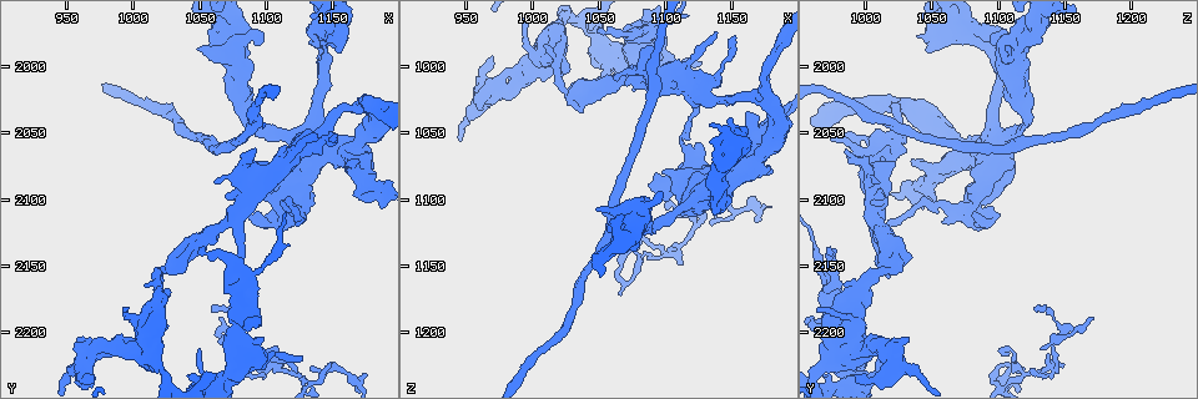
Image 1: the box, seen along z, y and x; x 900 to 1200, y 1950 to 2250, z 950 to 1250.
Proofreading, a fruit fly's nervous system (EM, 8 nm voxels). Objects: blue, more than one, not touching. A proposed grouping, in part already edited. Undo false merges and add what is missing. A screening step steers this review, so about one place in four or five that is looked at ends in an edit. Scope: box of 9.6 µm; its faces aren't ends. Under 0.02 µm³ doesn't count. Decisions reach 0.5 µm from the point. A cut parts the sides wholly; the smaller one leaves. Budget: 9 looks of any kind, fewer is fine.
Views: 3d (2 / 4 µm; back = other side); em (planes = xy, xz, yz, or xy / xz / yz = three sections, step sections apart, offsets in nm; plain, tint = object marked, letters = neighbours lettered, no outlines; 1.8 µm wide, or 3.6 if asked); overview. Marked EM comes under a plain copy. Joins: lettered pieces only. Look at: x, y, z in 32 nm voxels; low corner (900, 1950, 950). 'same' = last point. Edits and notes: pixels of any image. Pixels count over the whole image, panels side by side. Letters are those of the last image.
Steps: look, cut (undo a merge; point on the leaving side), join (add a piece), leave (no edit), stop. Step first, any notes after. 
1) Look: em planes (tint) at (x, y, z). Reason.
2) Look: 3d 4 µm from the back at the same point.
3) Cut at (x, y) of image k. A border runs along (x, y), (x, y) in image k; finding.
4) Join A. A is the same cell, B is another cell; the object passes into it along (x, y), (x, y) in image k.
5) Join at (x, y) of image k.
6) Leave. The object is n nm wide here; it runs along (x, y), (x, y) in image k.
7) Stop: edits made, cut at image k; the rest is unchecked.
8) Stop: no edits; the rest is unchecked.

Look: em planes (letters) at (1146, 1976, 1040). Thick end.

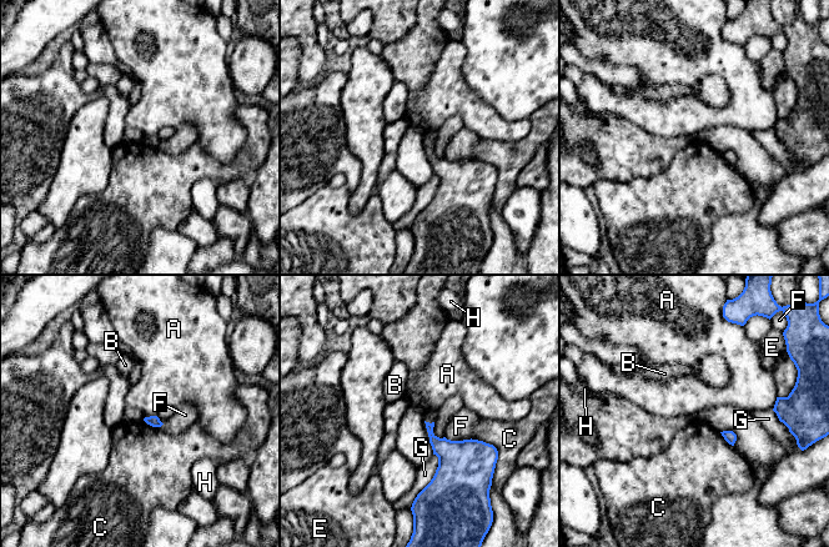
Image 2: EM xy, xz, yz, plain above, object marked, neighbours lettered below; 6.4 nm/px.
Leave. A, B, C, E, F, G and H are other cells; a border runs along (777, 396), (772, 409) in image 2; none of them fits.

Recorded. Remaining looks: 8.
Look: 3d 4 µm at (1166, 2032, 1024). Thick turns thin.

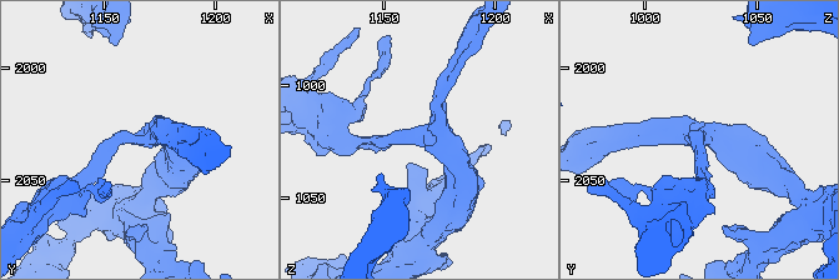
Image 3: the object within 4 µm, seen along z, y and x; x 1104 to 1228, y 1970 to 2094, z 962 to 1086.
Look: em 3.6 µm planes (letters) at (1167, 2031, 1025). 3 arms meet here; the arms are 190, 190, 400 nm wide; shape alone is not enough.

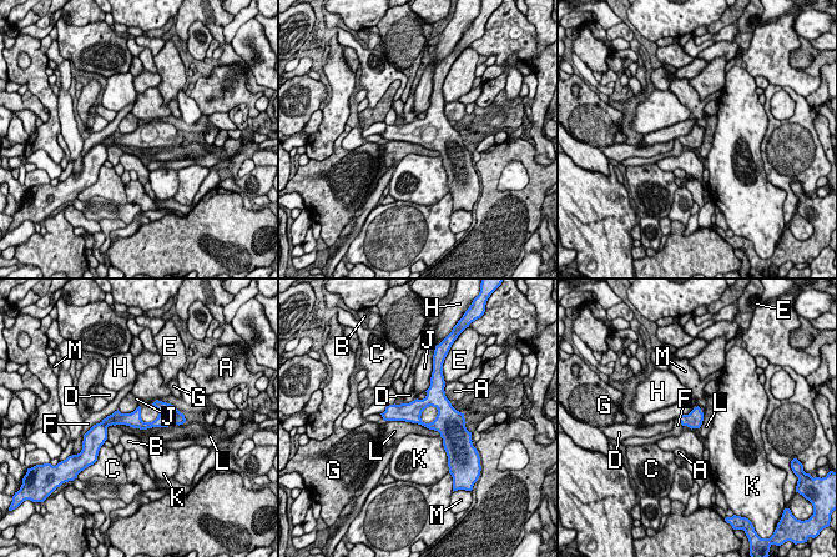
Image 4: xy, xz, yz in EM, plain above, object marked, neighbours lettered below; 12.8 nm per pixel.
Leave. A, B, C, D, E, F, G, H, J, K, L and M are other cells; continuous, no second neuron.

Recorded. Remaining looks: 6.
Look: em yz step 8 (tint) at (1128, 2222, 998). Thin end.

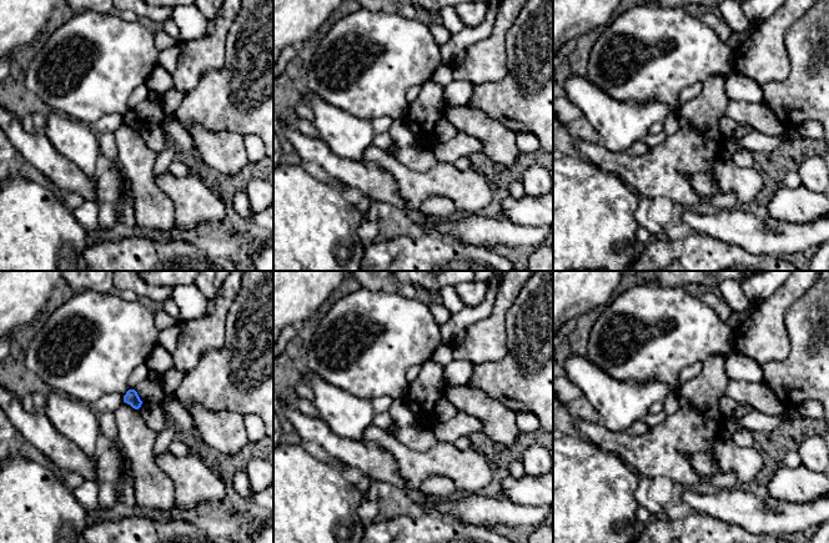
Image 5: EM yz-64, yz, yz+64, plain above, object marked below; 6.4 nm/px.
Look: em planes (letters) at the same point.

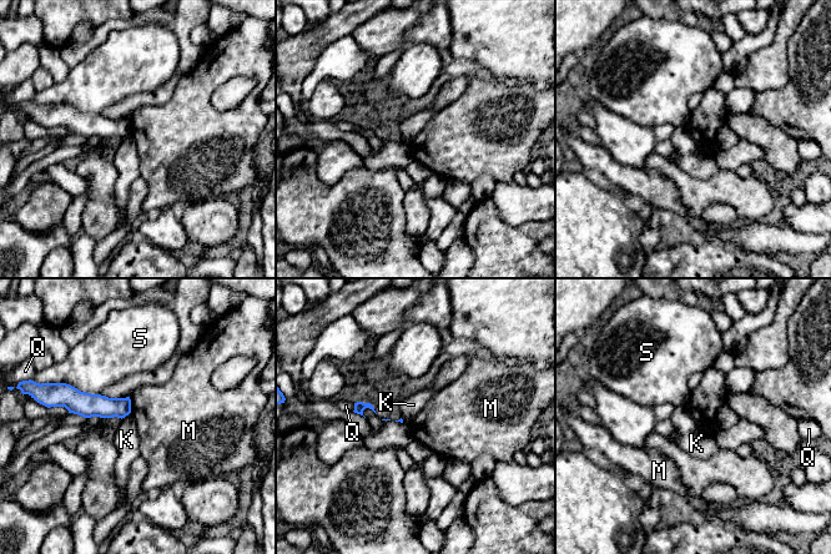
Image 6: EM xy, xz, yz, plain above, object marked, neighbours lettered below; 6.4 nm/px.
Leave. K, M, Q and S are other cells; a border runs along (129, 397), (130, 413) in image 6; no lettered piece goes on from it.

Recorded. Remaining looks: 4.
Look: 3d 2 µm at (1060, 2182, 1134). Thin end.

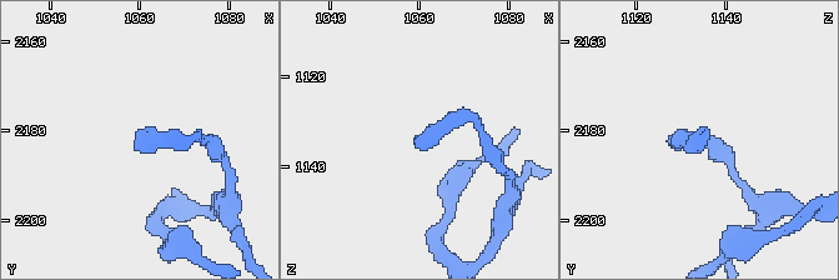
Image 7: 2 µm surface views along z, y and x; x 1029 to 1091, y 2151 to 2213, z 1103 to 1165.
Look: em 3.6 µm planes (tint) at (1060, 2183, 1135).

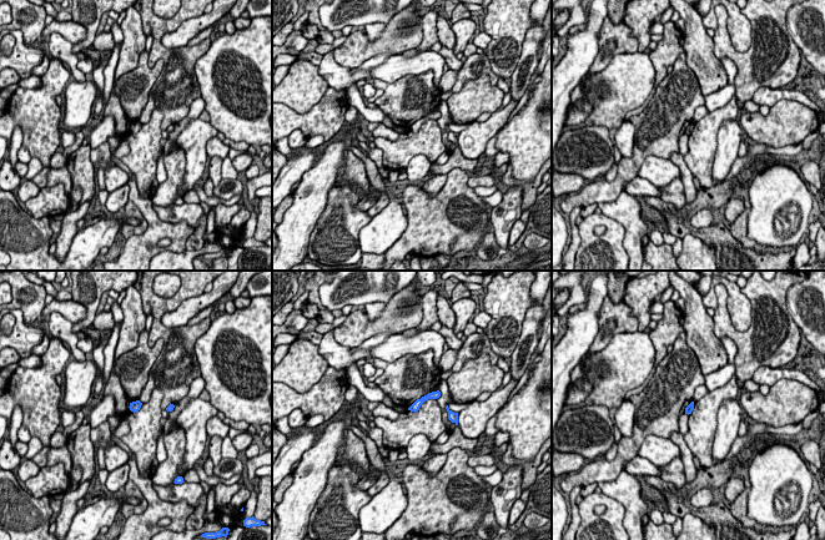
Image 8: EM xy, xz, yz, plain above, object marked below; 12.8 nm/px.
Look: em 3.6 µm planes (letters) at the same point.

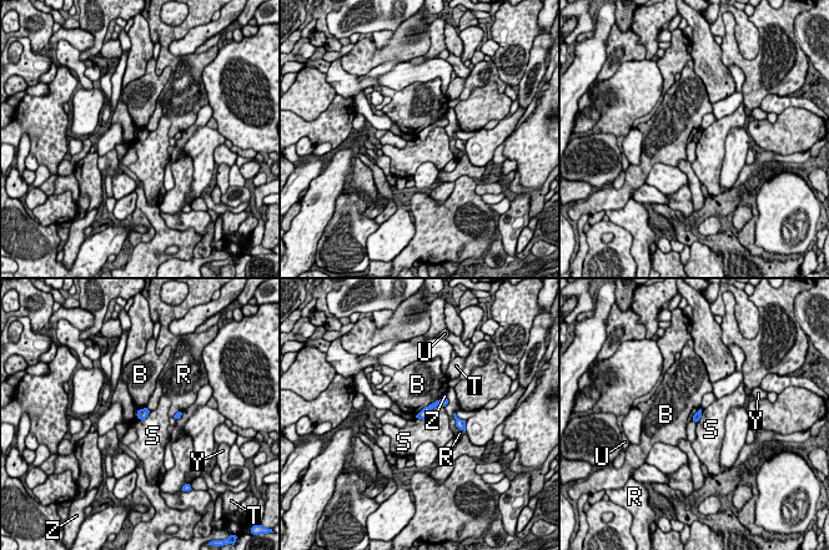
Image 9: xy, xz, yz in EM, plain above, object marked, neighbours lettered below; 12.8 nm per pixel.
Leave. B, R, S, T, U, Y and Z are other cells; no lettered piece goes on from it.

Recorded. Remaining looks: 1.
Stop: no edits; the rest is unchecked.

